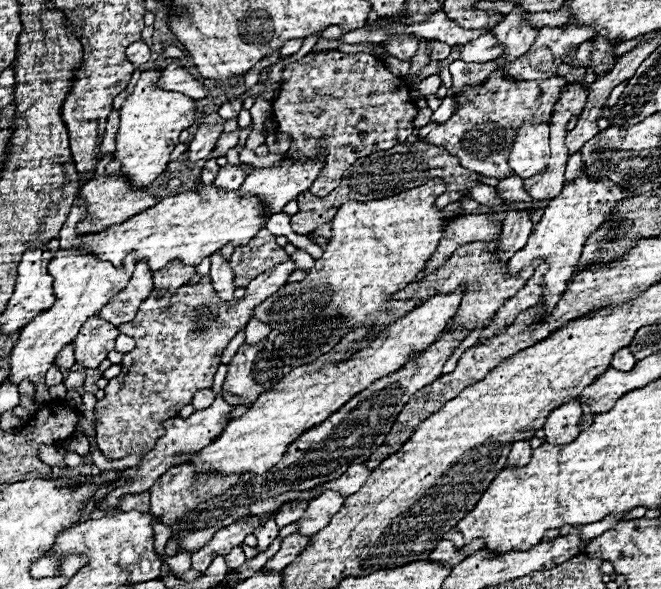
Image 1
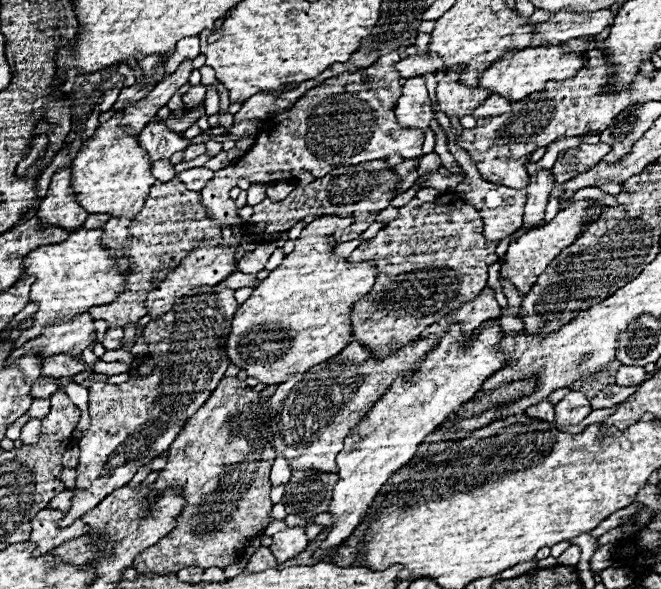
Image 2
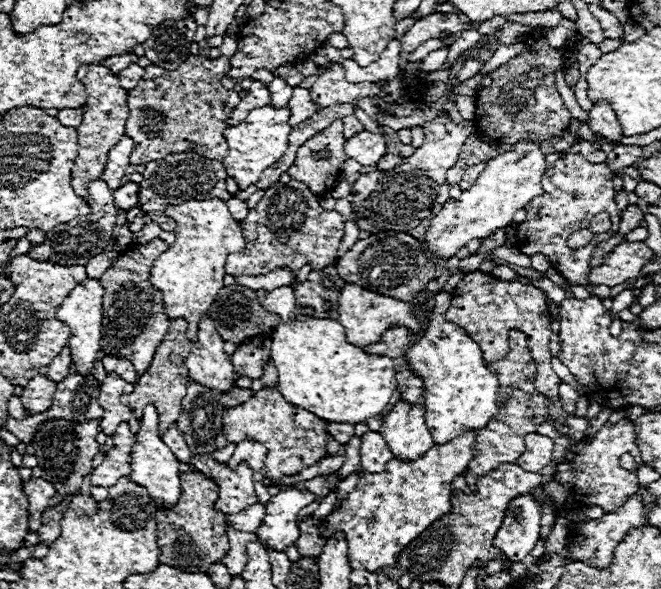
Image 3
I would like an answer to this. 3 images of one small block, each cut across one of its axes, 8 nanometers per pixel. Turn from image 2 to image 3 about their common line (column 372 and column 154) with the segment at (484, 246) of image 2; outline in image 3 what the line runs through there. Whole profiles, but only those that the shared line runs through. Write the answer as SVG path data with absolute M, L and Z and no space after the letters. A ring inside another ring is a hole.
M160 238L150 240L148 244L136 244L132 242L108 268L102 276L100 282L104 286L104 310L102 310L102 350L108 356L118 356L118 358L128 358L136 374L142 376L154 358L156 346L162 342L170 318L166 316L162 292L150 284L150 272L156 262L156 258L166 252L168 244Z

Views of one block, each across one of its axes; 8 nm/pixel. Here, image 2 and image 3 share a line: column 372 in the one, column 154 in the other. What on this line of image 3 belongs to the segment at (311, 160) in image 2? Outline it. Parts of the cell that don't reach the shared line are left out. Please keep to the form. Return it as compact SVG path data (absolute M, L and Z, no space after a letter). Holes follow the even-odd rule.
M188 56L174 72L150 64L144 78L128 94L130 116L126 120L126 136L136 142L130 164L148 164L150 160L162 160L166 154L178 152L198 152L200 156L222 162L228 156L228 144L224 140L226 120L242 100L238 92L226 90L220 82L228 70L230 58L226 56L216 60Z

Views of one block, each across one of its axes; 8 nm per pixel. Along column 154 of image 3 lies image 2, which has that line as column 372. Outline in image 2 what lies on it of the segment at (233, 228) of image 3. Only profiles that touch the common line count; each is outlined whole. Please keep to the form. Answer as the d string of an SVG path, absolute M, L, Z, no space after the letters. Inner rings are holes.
M320 214L314 218L314 222L310 222L302 230L300 238L296 240L294 252L288 254L284 262L254 288L252 296L242 306L238 306L226 346L232 364L242 366L248 372L248 376L258 378L262 384L282 384L286 378L302 374L310 370L314 364L322 364L322 360L330 360L330 356L342 352L342 348L350 342L352 334L352 322L350 322L352 306L364 294L370 292L378 276L374 262L352 264L344 256L336 256L334 254L336 244L328 242L330 236L334 236L338 230L348 228L352 222L354 218Z

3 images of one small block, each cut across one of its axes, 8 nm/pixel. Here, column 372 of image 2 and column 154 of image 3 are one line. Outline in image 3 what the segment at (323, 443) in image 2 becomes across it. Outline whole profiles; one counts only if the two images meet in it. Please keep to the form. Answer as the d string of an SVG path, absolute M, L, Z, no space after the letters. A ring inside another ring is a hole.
M172 320L164 340L158 344L154 360L150 364L150 368L134 382L134 392L122 396L122 402L128 404L136 416L142 414L142 408L146 404L154 404L158 410L158 420L160 420L160 432L164 434L168 430L170 424L174 424L180 416L182 410L182 398L186 396L186 386L190 382L188 378L188 368L184 366L186 356L190 354L192 342L186 336L186 320Z

